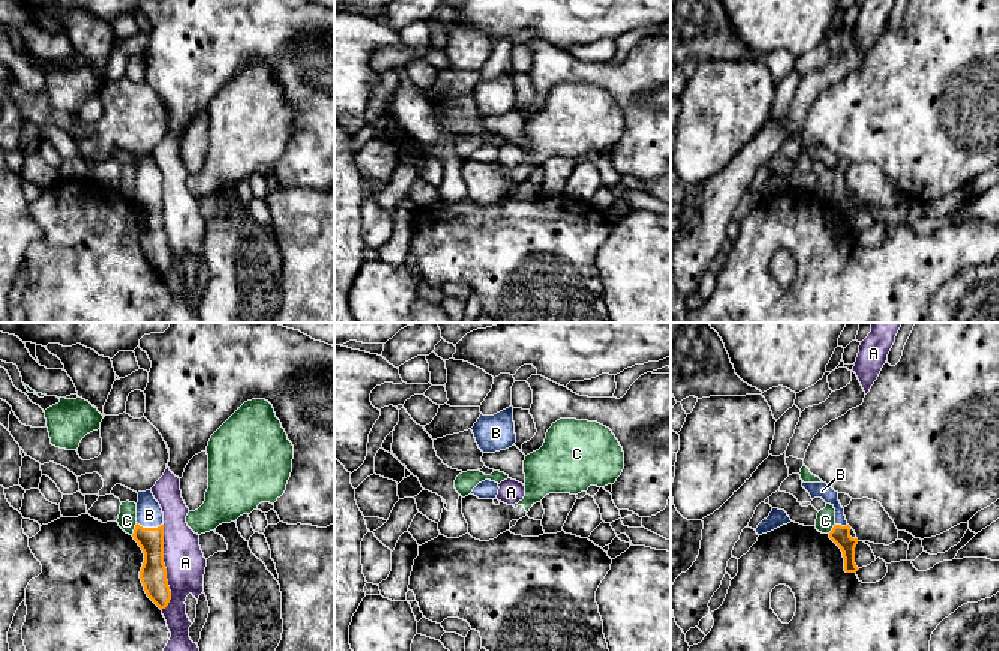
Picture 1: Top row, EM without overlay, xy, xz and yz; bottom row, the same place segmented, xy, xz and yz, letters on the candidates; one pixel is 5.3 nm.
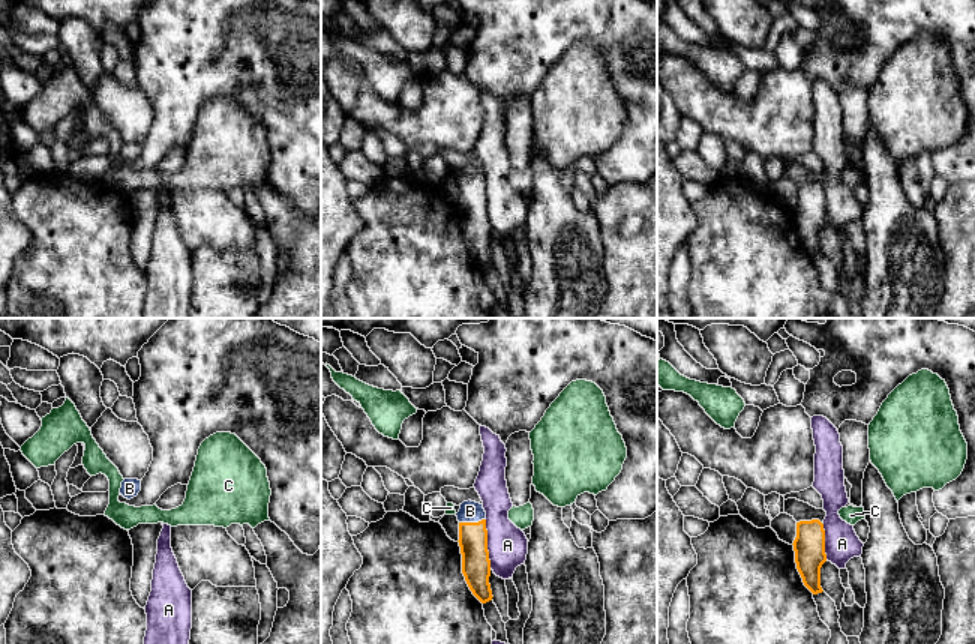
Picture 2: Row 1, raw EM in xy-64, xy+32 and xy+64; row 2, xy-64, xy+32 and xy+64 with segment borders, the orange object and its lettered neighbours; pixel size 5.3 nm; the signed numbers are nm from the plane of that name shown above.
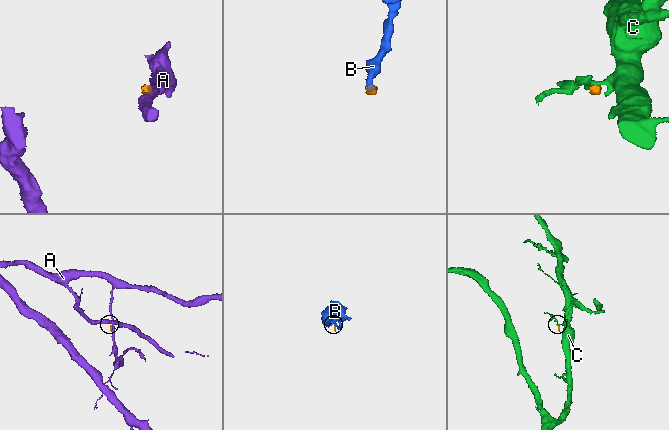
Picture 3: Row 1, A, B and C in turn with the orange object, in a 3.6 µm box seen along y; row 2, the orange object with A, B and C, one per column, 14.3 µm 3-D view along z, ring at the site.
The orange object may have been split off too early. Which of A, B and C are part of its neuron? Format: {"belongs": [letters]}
{"belongs": ["B"]}

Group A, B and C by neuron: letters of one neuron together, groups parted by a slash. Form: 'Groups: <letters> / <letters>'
Groups: A / B / C

